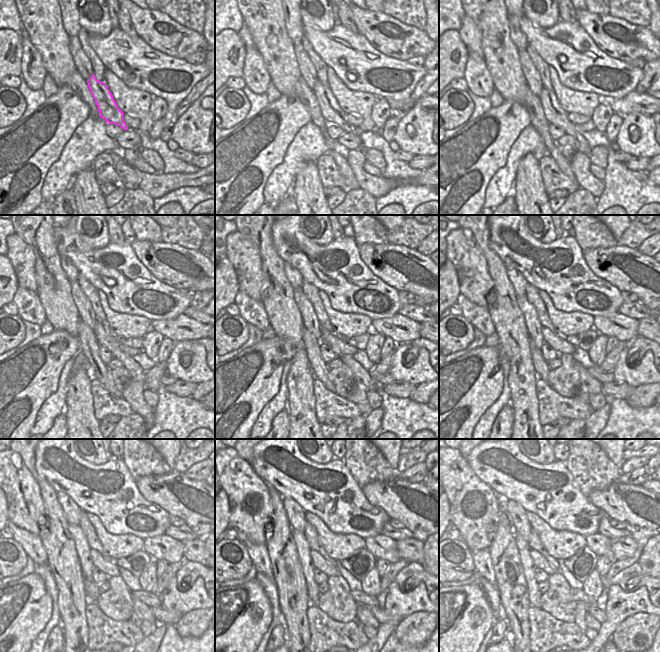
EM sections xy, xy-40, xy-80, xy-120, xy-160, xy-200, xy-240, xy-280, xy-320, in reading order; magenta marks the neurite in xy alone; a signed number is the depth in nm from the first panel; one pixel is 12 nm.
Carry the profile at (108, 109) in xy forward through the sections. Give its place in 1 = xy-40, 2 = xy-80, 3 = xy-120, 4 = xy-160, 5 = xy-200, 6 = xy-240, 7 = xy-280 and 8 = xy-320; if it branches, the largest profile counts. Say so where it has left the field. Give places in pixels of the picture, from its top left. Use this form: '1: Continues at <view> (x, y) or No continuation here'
1: Continues at xy-40 (331, 111)
2: Continues at xy-80 (555, 114)
3: Continues at xy-120 (105, 337)
4: Continues at xy-160 (362, 377)
5: Continues at xy-200 (588, 384)
6: Continues at xy-240 (141, 611)
7: Continues at xy-280 (364, 616)
8: Continues at xy-320 (591, 622)

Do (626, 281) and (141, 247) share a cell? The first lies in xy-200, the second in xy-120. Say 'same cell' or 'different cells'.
same cell

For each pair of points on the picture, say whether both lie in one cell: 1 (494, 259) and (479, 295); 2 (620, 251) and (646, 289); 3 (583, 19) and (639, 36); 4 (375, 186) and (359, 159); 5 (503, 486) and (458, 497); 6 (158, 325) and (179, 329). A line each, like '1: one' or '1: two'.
1: two
2: one
3: one
4: one
5: two
6: one

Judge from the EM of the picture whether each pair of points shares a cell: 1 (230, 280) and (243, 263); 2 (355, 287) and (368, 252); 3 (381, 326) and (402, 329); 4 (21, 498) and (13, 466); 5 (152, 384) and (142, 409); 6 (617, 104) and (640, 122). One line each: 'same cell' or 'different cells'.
1: different cells
2: different cells
3: same cell
4: same cell
5: different cells
6: different cells

